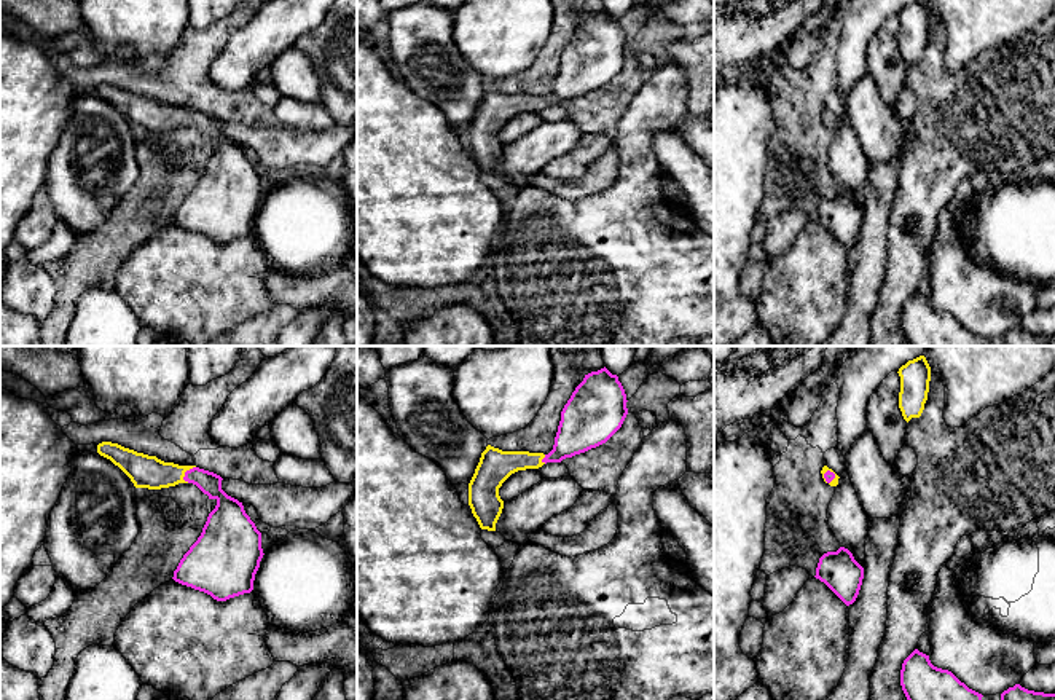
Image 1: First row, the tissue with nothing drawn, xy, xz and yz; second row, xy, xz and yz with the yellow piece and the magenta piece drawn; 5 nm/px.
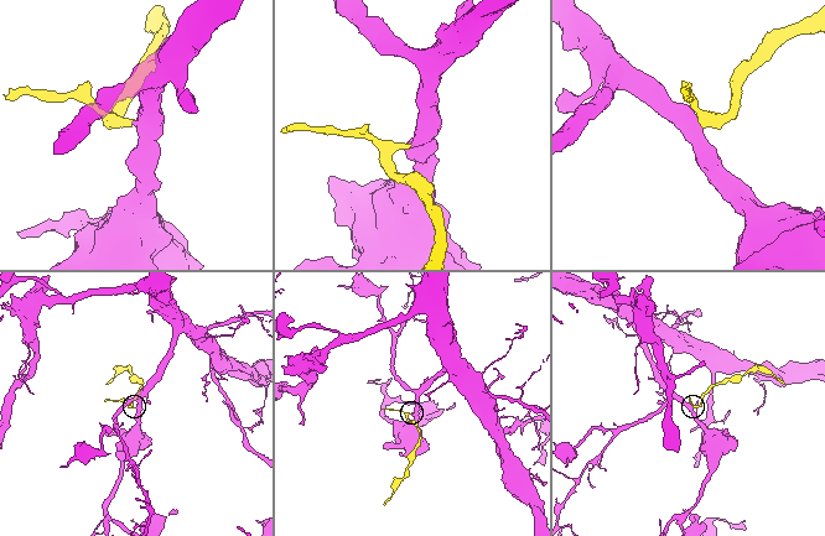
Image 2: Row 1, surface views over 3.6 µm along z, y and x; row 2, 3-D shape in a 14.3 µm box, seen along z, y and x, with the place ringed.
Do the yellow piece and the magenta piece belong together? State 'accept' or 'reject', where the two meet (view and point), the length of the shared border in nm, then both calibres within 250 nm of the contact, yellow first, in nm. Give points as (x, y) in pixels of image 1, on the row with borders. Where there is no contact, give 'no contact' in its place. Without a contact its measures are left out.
accept; contact xy (185, 471); length 100 nm; calibres 160 and 110 nm

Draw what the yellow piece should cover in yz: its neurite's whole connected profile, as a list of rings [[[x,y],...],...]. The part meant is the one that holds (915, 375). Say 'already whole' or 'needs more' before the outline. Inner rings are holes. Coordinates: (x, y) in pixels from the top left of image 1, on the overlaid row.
already whole; [[[924,356],[908,360],[899,368],[900,392],[899,408],[904,419],[920,418],[928,400],[931,367]]]

